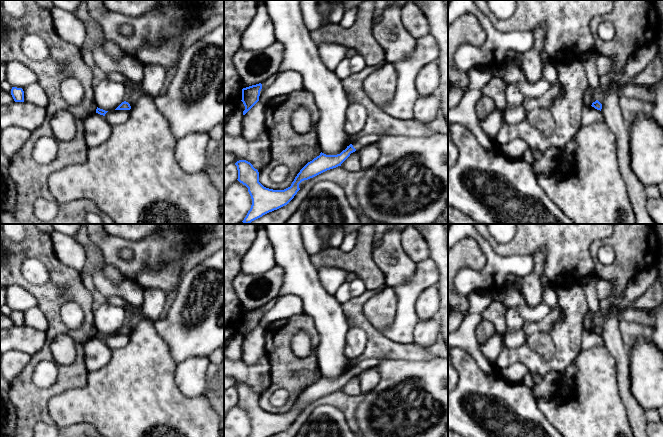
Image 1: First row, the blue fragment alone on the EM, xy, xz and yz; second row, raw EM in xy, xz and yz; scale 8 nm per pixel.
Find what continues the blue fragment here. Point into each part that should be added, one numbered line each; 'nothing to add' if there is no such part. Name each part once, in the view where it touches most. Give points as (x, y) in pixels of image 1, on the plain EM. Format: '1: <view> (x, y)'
1: xz (366, 364)

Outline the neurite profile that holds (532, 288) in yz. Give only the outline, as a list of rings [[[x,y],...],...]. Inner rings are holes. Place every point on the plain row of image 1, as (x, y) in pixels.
[[[539,249],[533,254],[534,258],[534,271],[523,278],[522,287],[520,292],[522,293],[527,305],[529,307],[537,307],[541,303],[543,285],[545,281],[545,250]]]

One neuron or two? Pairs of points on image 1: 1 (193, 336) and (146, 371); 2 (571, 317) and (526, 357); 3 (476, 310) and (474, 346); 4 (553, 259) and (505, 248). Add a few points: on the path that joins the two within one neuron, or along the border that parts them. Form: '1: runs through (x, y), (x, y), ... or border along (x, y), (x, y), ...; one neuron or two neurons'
1: border along (158, 333), (167, 345), (172, 359), (177, 364); two neurons
2: runs through (567, 335), (567, 348), (551, 364), (544, 364); one neuron
3: runs through (472, 319), (470, 322), (470, 337); one neuron
4: runs through (549, 245), (546, 242), (525, 242), (519, 245); one neuron

